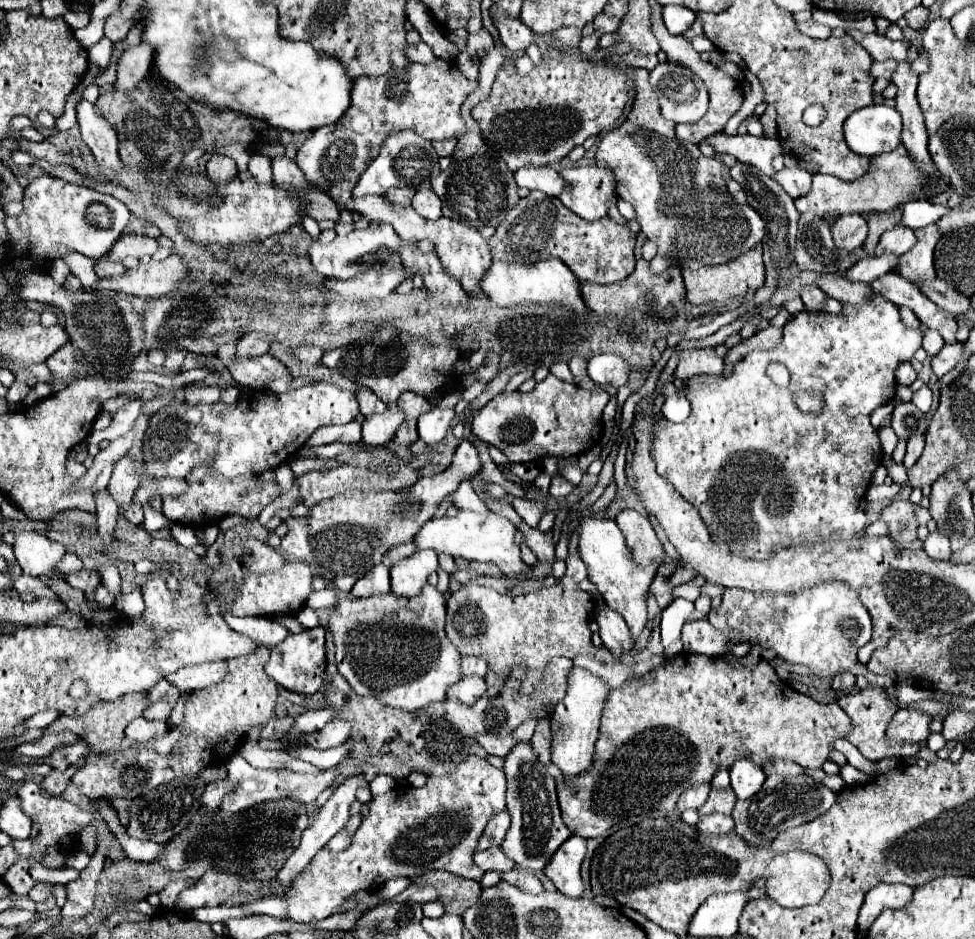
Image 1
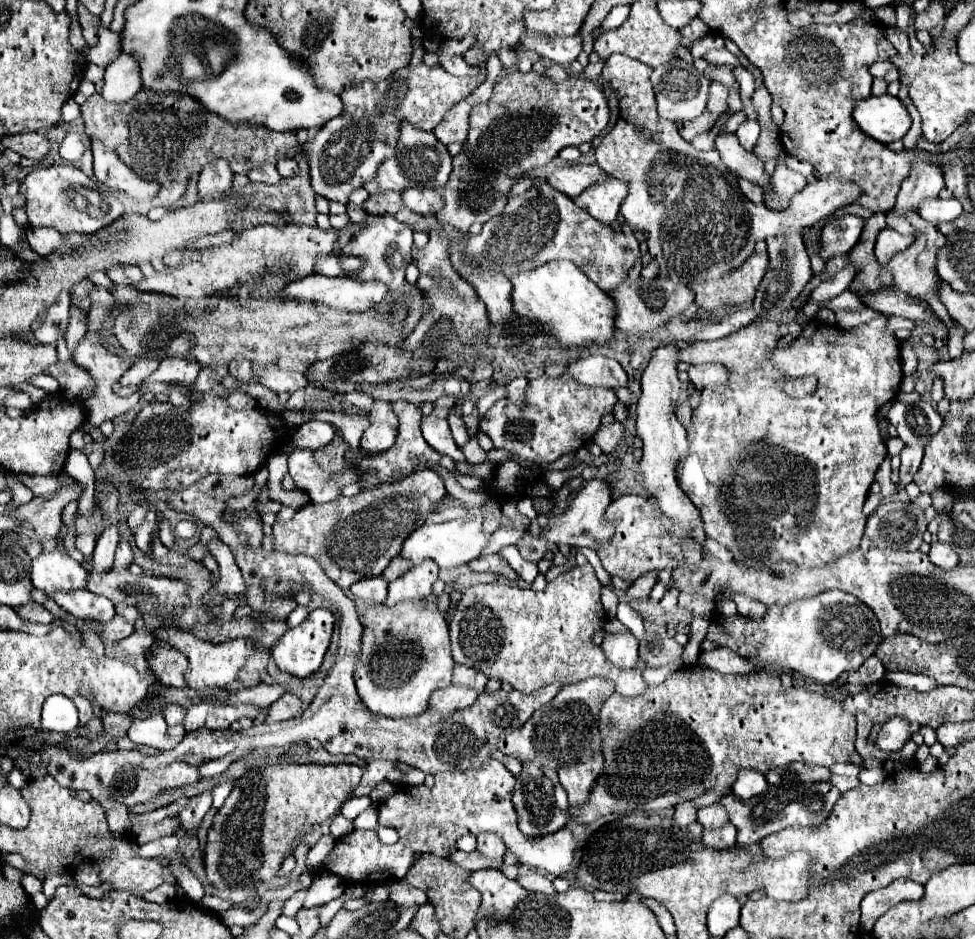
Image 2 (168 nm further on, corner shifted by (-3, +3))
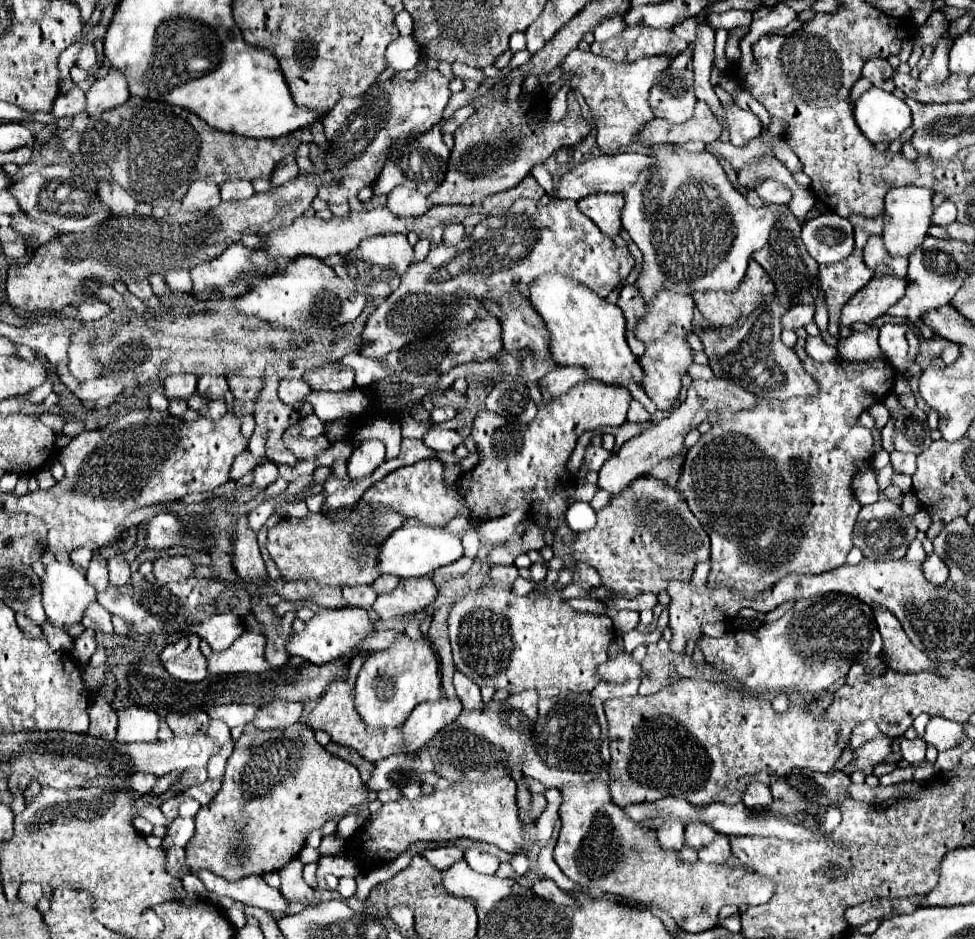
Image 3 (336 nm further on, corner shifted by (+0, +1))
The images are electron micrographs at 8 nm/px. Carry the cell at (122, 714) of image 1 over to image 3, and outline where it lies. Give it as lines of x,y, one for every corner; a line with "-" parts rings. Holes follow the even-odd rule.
191,634
189,648
181,656
177,656
175,660
163,662
163,668
173,678
179,678
183,682
201,682
207,676
207,672
205,672
207,662
205,662
205,656
199,650
199,636

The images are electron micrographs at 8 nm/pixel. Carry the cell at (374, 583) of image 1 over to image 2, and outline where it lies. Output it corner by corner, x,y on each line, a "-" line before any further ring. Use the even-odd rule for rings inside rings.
382,576
366,578
360,582
354,582
350,586
350,592
366,604
382,604
386,600
386,594
388,594
388,584

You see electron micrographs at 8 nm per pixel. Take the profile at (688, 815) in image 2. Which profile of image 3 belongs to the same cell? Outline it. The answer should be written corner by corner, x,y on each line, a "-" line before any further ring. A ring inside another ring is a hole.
665,820
665,822
661,822
661,826
657,828
659,844
665,850
679,852
681,846
683,846
683,828
685,828
685,824
681,820

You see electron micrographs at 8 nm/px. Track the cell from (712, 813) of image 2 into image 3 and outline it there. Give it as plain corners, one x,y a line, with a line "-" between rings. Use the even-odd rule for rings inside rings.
695,820
695,822
689,822
685,826
685,844
693,846
693,848
701,848
705,844
709,844
713,838
717,836
717,832
709,826
709,824
703,824
701,820

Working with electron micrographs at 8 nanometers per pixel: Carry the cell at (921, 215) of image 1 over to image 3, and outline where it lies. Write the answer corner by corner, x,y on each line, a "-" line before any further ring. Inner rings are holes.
945,200
939,208
935,208
935,212
931,216
931,224
935,224
935,226
947,226
947,224
955,222
955,218
957,218
955,204
951,200

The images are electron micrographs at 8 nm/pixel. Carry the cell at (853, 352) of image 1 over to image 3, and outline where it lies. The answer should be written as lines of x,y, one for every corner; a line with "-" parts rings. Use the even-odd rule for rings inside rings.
805,358
803,360
805,370
817,380
819,384
819,394
799,400
799,398
789,398
789,400
767,400
761,398
759,404
755,408
749,410
741,410
741,412
719,412
719,420
711,426
709,432
705,432
699,442
689,448
685,464
683,464
683,472
679,476
679,484
677,488
685,494
685,500
691,508
691,512
695,514
695,518
703,524
705,532
711,538
711,572
709,572
709,586
737,586
739,592
743,594
753,594
753,592
761,592
771,588
775,582
779,582
783,576
797,572
797,574
821,574
821,572
829,572
835,570
839,566
845,564
847,554
851,552
853,544
853,526
857,520
857,514
861,510
861,504
855,500
853,494
853,478
855,474
863,468
869,466
875,450
873,450
873,436
871,430
867,430
865,426
859,424
859,416
861,412
869,410
873,404
881,404
885,402
885,398
893,392
893,382
895,382
895,370
891,368
891,364
887,360
873,360
873,362
845,362
845,360
833,360
833,362
817,362
813,358

